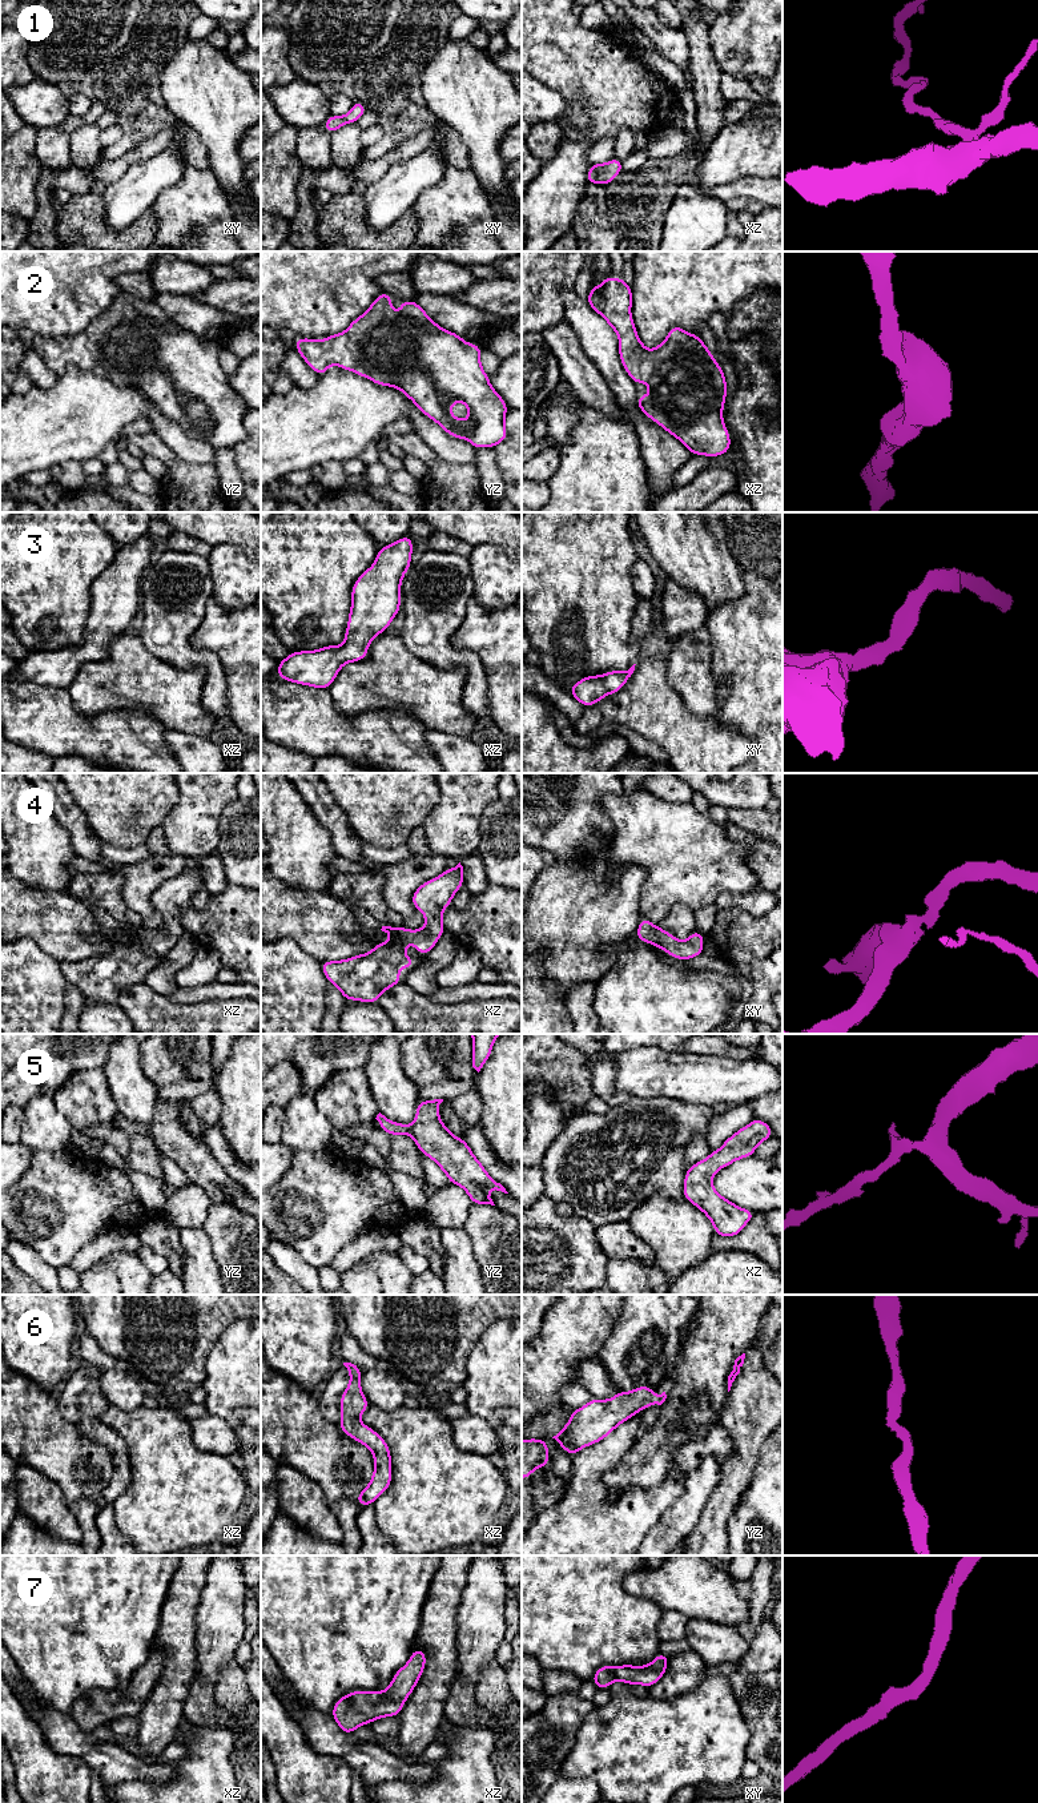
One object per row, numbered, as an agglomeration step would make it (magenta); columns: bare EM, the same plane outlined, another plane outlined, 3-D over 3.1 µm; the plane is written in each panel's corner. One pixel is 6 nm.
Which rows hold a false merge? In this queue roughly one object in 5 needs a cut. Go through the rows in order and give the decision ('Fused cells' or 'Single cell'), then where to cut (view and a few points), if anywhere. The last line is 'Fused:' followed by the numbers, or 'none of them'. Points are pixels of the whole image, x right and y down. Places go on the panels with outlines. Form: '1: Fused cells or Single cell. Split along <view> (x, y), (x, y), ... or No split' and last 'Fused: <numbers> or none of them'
1: Single cell. No split
2: Single cell. No split
3: Single cell. No split
4: Single cell. No split
5: Single cell. No split
6: Single cell. No split
7: Single cell. No split
Fused: none of them

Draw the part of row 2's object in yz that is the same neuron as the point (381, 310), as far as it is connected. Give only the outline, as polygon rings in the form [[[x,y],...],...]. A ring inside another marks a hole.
[[[381,293],[370,307],[349,325],[346,331],[326,335],[323,342],[297,337],[294,345],[299,355],[319,375],[326,374],[330,365],[337,365],[343,370],[350,370],[361,377],[369,378],[378,386],[395,387],[448,435],[458,439],[467,439],[475,448],[496,447],[508,435],[504,426],[504,416],[508,407],[503,398],[492,389],[480,365],[482,349],[475,343],[466,343],[460,335],[436,325],[415,301],[402,301],[401,313],[394,313],[391,298],[391,294]],[[458,401],[463,402],[468,409],[467,422],[451,414],[451,406]]]

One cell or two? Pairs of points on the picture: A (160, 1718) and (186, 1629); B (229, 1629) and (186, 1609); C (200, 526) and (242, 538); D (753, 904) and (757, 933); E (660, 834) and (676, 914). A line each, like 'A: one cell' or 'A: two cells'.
A: one cell
B: two cells
C: one cell
D: two cells
E: two cells

